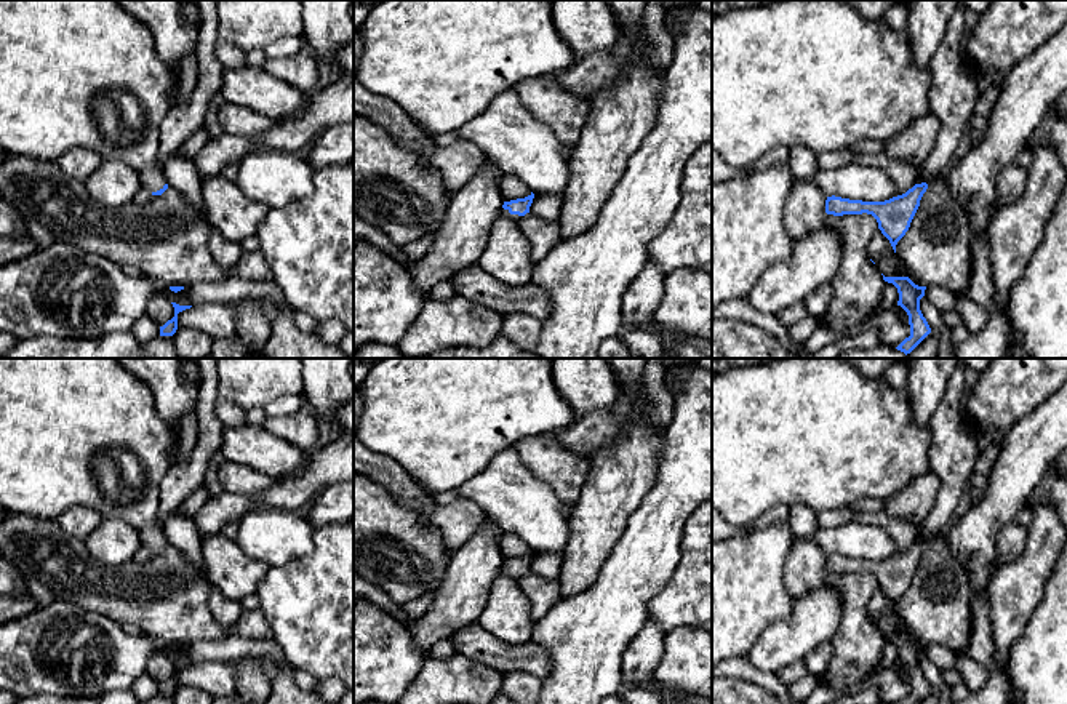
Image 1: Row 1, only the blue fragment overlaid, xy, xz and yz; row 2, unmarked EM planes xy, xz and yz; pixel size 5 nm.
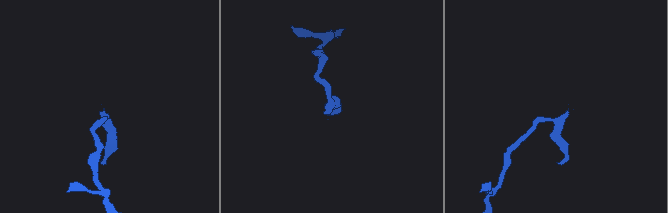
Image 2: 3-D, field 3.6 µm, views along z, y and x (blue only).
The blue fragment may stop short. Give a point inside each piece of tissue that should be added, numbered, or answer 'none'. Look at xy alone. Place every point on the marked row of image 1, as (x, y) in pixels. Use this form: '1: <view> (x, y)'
1: xy (85, 74)

